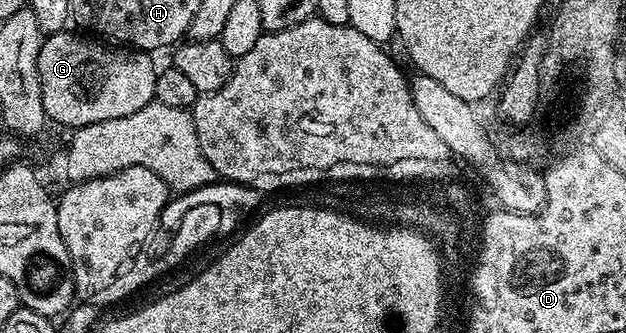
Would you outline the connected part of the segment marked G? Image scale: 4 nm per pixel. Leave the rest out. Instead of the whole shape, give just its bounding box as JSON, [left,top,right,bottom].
[38,29,159,129]

